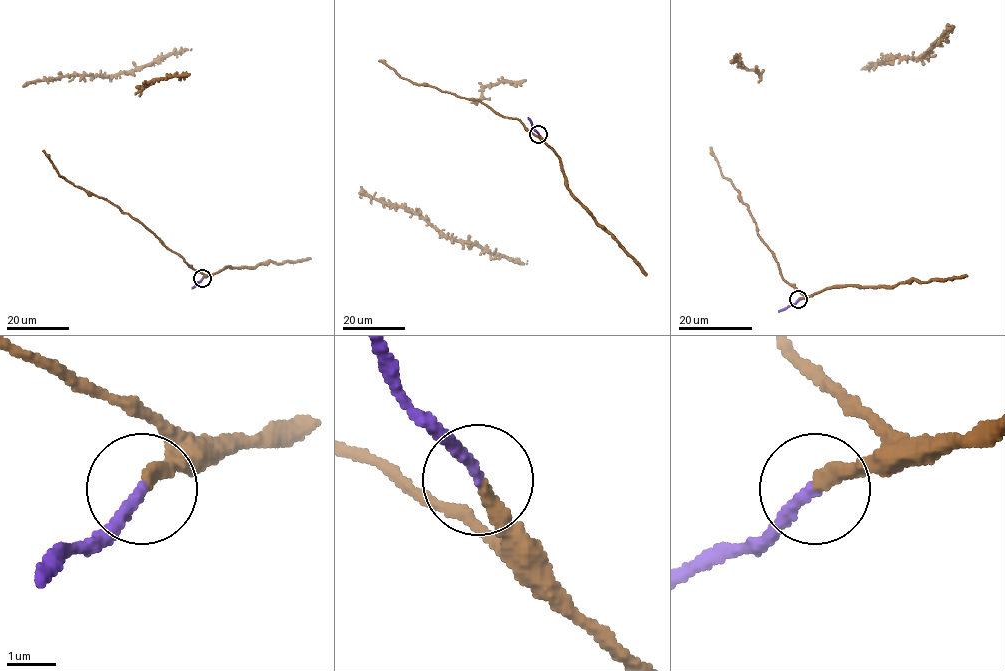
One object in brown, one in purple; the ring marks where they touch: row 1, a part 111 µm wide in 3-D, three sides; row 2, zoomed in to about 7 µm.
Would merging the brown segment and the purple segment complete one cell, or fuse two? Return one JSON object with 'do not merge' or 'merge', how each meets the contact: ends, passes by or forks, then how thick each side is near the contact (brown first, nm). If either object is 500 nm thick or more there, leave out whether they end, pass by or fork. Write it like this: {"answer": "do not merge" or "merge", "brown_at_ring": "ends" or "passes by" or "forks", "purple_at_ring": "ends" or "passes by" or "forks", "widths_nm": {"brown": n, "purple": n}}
{"answer": "merge", "brown_at_ring": "ends", "purple_at_ring": "ends", "widths_nm": {"brown": 320, "purple": 240}}

